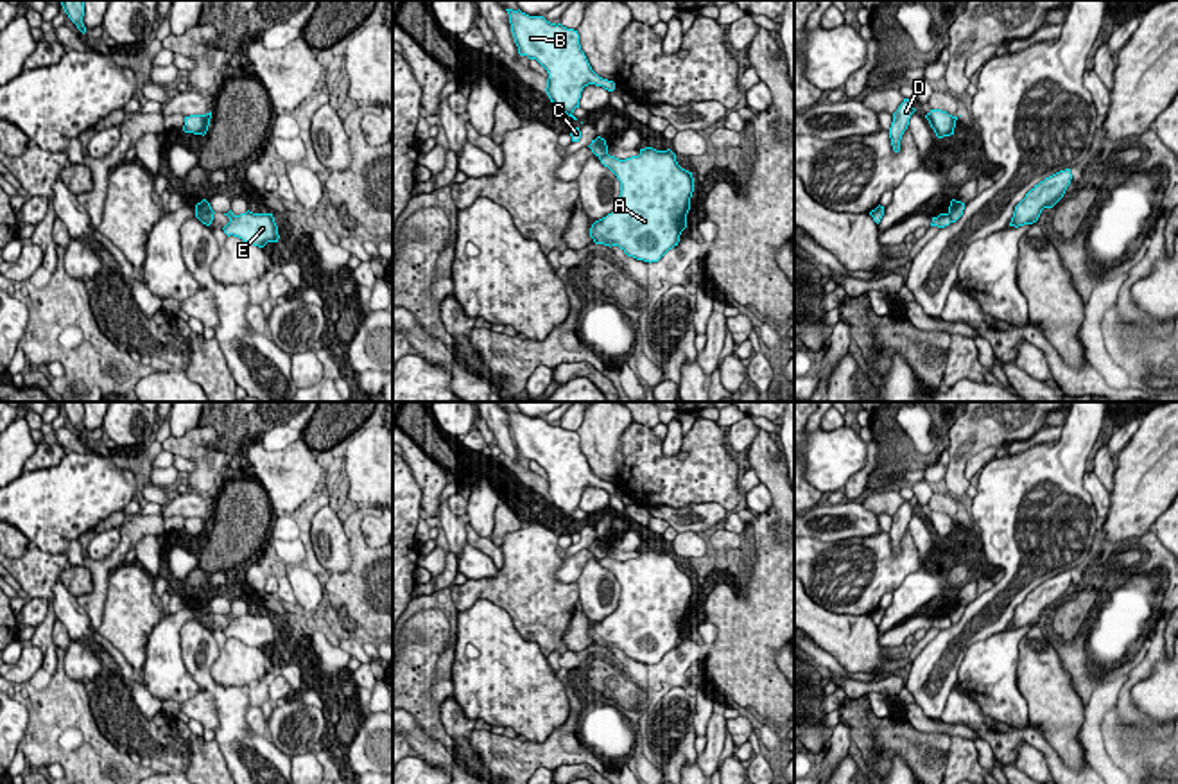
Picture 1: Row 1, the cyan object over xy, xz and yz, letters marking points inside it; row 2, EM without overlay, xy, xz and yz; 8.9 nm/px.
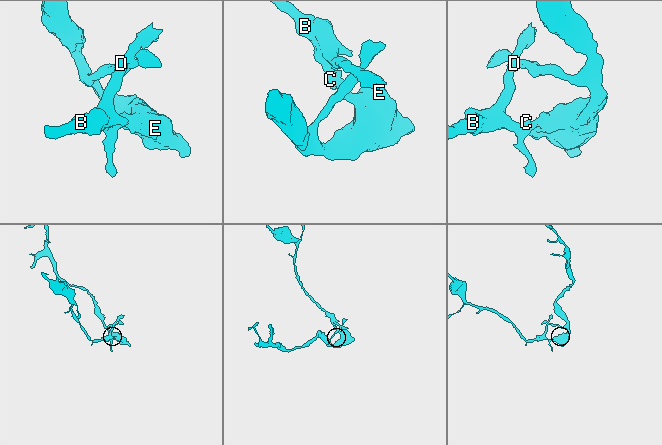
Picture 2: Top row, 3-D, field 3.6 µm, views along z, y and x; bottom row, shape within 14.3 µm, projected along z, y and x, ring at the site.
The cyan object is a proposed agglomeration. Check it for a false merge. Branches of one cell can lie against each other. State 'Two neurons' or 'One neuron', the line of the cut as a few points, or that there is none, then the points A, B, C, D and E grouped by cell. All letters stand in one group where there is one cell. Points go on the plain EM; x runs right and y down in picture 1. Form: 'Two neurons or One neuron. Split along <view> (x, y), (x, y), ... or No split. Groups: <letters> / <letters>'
Two neurons. Split along xz (606, 555), (599, 560). Groups: A E / B C D

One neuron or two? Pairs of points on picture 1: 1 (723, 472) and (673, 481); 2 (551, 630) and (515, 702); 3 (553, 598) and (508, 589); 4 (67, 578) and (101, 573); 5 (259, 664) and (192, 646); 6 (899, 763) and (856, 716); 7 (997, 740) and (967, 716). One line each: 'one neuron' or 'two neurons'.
1: one neuron
2: two neurons
3: one neuron
4: two neurons
5: two neurons
6: two neurons
7: one neuron

